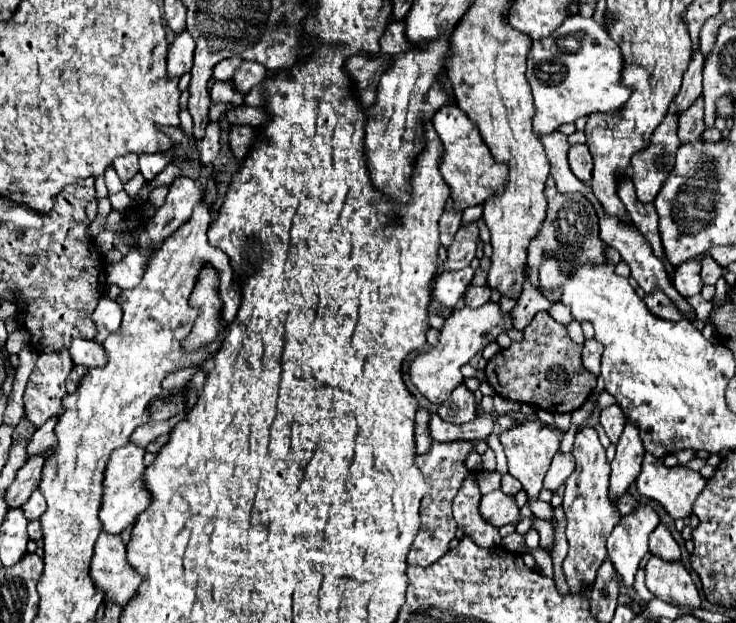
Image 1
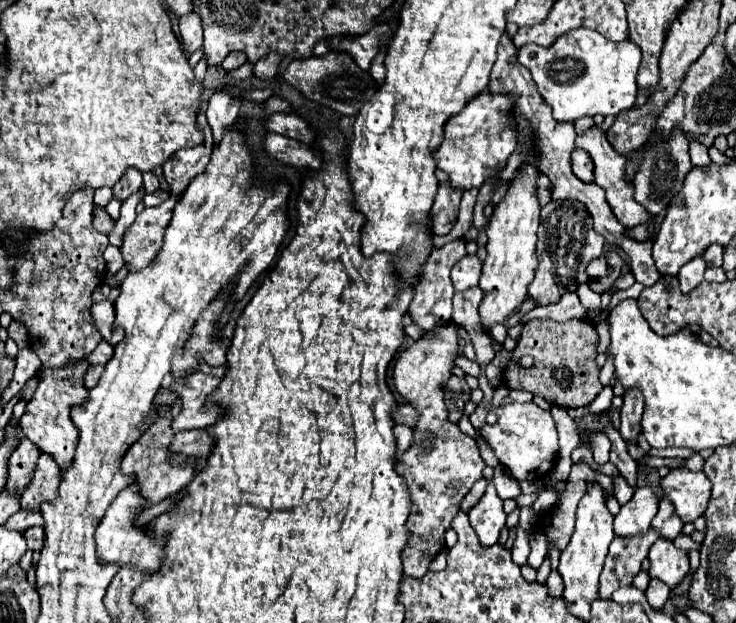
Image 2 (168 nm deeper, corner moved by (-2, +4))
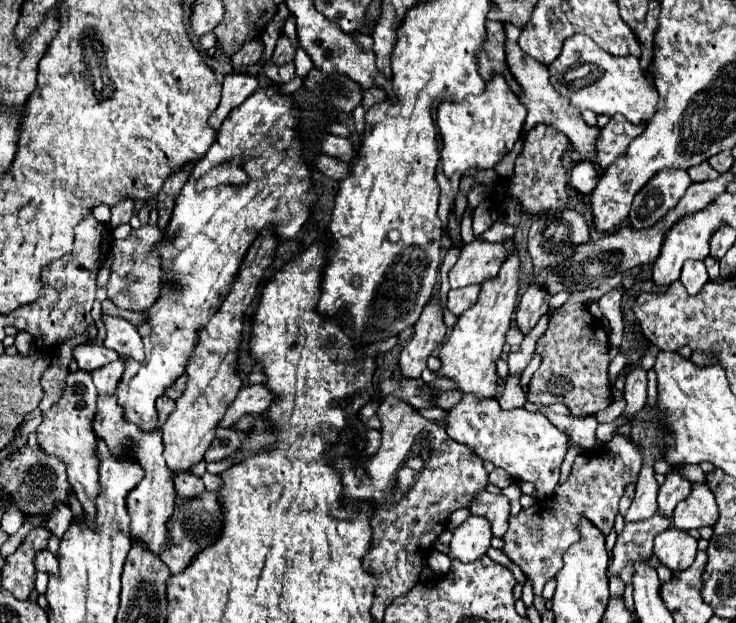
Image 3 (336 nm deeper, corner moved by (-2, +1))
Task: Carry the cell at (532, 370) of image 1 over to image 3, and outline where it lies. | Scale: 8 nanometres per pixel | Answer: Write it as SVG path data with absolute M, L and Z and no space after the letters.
M616 274L612 278L607 278L600 285L600 288L587 288L583 291L573 292L572 296L568 298L568 302L552 314L548 330L536 342L536 352L540 354L542 364L540 364L540 368L536 370L536 374L532 376L532 380L528 384L528 400L530 402L534 402L534 404L560 402L560 404L566 404L570 408L572 416L590 416L590 414L596 414L596 412L604 410L608 404L612 404L612 394L610 394L612 388L610 388L608 376L606 376L608 374L608 364L610 364L608 334L606 334L602 322L598 318L594 318L584 307L586 307L588 300L598 300L602 294L614 289L621 283L622 279L622 274Z

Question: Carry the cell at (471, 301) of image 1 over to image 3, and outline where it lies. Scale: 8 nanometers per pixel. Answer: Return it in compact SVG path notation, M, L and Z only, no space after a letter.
M466 286L460 290L450 290L448 292L448 310L456 316L464 314L476 302L478 292L480 292L478 286Z

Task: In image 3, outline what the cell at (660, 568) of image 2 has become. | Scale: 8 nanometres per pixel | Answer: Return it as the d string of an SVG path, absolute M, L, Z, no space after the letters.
M668 528L664 534L654 538L654 554L674 574L686 570L694 562L696 550L696 540L676 528Z

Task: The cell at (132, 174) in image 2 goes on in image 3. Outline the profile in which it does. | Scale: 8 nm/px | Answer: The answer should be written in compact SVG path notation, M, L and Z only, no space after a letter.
M124 198L120 202L116 202L112 206L112 218L110 218L110 228L116 228L120 224L126 224L130 222L134 214L134 200L132 198Z

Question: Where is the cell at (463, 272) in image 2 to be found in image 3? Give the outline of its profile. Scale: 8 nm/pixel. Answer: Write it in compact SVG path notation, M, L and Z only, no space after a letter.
M482 240L464 244L458 262L450 270L450 286L462 288L470 284L480 284L482 280L496 276L504 258L506 252L502 244L490 244Z

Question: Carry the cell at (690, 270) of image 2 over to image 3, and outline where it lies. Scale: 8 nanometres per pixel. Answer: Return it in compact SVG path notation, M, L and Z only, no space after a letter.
M688 260L682 268L682 276L680 276L680 282L684 284L684 288L688 290L688 294L698 294L702 290L702 286L708 282L708 272L706 272L706 266L704 262L694 262L694 260Z

